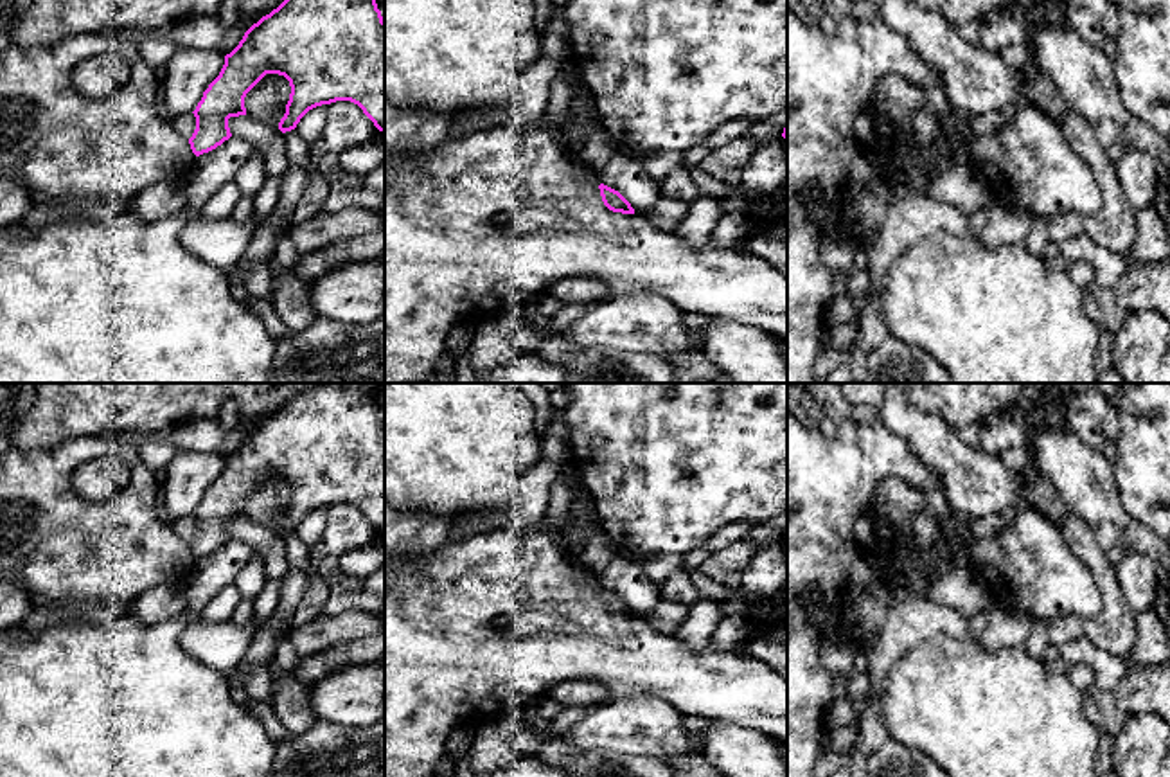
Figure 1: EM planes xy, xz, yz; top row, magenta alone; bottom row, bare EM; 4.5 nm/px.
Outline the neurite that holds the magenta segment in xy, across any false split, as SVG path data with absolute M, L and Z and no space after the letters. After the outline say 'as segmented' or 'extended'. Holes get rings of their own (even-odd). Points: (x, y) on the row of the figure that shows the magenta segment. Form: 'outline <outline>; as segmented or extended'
outline M284 0L253 23L192 112L196 130L189 144L196 156L232 137L228 119L246 115L244 97L266 74L284 76L291 86L279 122L282 133L295 130L309 110L336 101L358 104L385 131L385 20L376 0Z; as segmented

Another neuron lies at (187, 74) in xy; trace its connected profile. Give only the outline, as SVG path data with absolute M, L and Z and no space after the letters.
M180 47L160 70L160 103L165 115L192 113L219 76L225 56L217 50Z

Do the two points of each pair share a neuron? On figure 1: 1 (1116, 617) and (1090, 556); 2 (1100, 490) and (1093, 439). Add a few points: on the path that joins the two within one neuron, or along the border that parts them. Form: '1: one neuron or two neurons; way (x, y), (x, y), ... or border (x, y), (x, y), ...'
1: one neuron; way (1115, 603), (1102, 571)
2: two neurons; border (1063, 421), (1100, 452)

